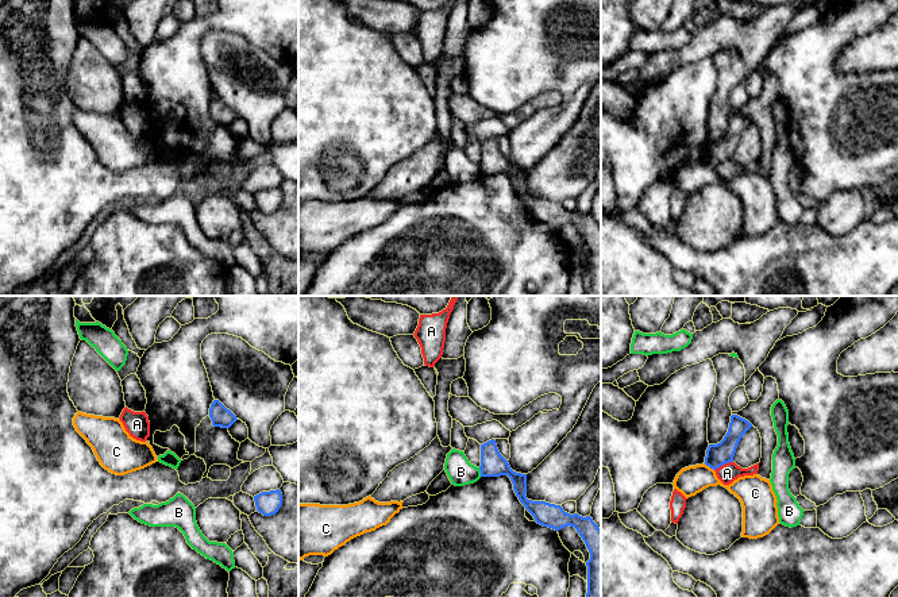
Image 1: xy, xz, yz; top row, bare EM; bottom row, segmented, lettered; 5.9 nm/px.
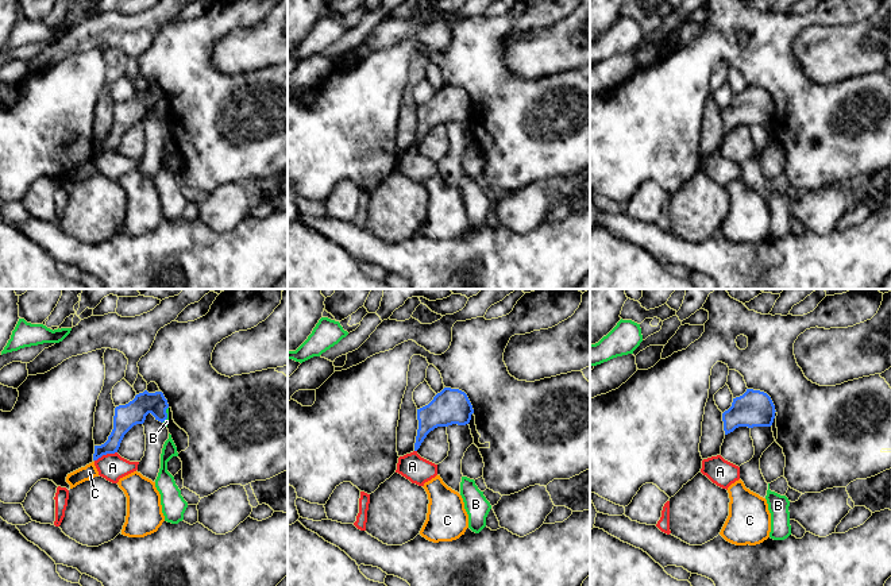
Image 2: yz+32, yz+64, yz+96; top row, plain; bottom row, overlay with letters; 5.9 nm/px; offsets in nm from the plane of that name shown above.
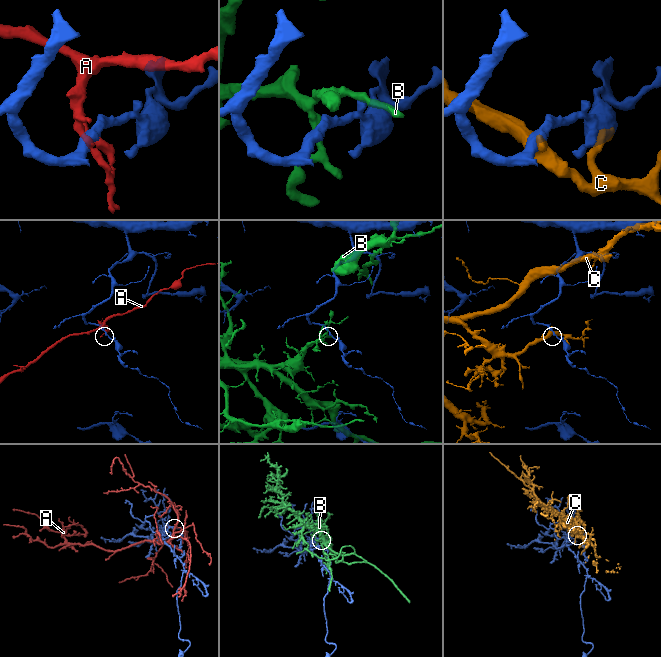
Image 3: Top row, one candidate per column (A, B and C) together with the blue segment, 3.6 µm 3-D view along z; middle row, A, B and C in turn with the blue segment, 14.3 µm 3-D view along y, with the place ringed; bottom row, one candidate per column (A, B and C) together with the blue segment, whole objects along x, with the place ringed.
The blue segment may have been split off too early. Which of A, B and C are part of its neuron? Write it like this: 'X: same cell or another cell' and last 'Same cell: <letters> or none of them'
A: another cell
B: another cell
C: another cell
Same cell: none of them

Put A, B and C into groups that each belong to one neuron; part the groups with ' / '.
A / B / C

